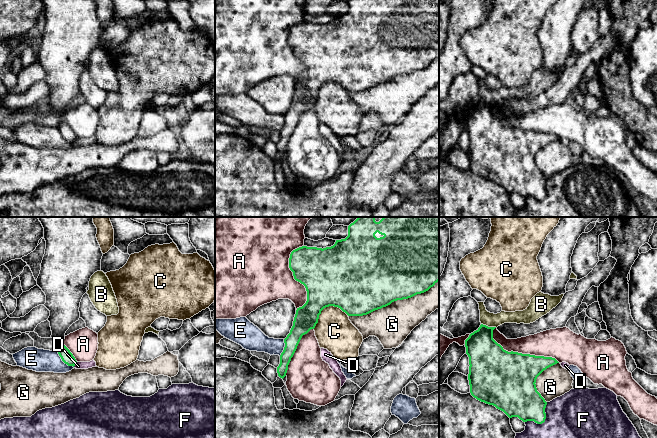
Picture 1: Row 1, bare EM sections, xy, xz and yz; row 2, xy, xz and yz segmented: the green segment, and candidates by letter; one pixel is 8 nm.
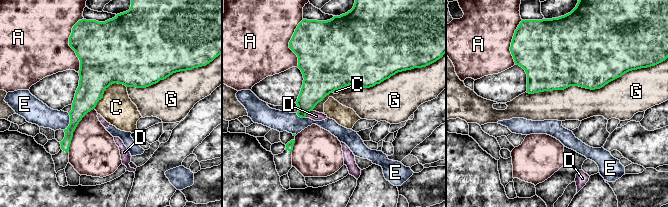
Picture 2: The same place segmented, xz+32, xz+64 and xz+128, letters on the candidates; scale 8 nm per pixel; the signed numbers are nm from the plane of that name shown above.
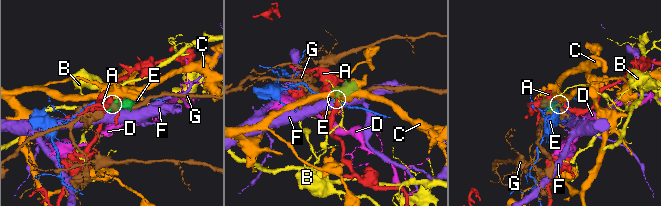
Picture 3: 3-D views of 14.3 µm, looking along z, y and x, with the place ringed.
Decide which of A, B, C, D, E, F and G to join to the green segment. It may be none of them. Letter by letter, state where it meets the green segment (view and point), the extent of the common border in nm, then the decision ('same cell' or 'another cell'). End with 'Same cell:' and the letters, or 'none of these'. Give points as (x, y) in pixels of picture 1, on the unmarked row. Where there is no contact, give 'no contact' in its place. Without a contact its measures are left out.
A: yz (521, 129) | 600 nm | another cell
B: yz (489, 103) | 130 nm | another cell
C: xz (326, 82) | 300 nm | another cell
D: xy (75, 139) | 50 nm | another cell
E: xy (64, 138) | 180 nm | another cell
F: yz (544, 197) | 240 nm | another cell
G: xz (393, 77) | 800 nm | another cell
Same cell: none of these

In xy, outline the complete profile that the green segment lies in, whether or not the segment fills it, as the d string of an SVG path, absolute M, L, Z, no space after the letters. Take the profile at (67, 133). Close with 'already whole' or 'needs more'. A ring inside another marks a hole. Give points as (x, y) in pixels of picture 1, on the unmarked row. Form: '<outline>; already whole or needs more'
M63 120L58 127L59 132L61 133L62 137L67 140L68 142L75 142L77 139L75 133L70 128L70 126Z; already whole

